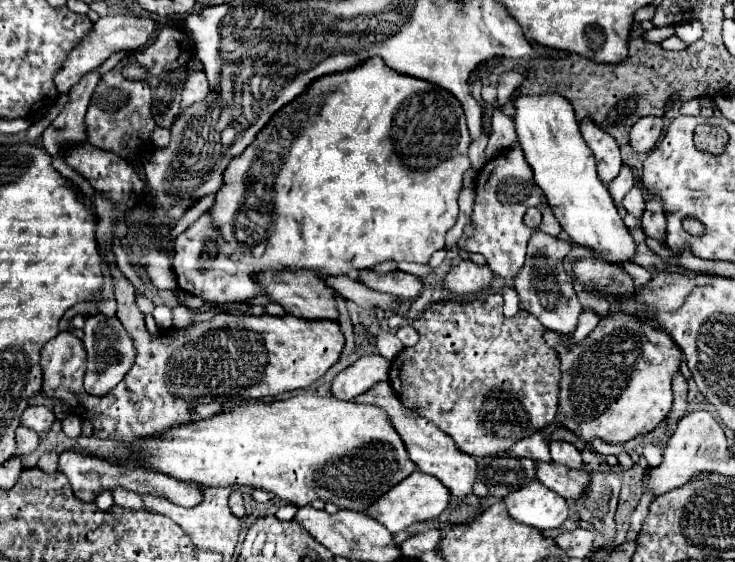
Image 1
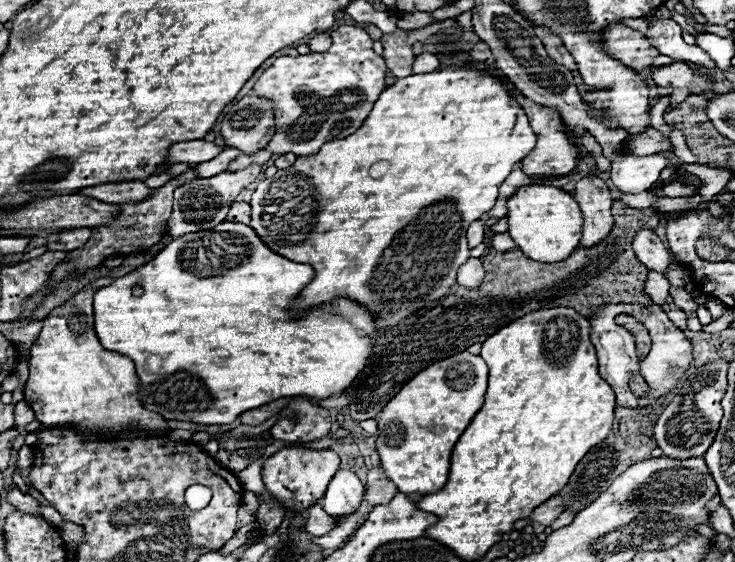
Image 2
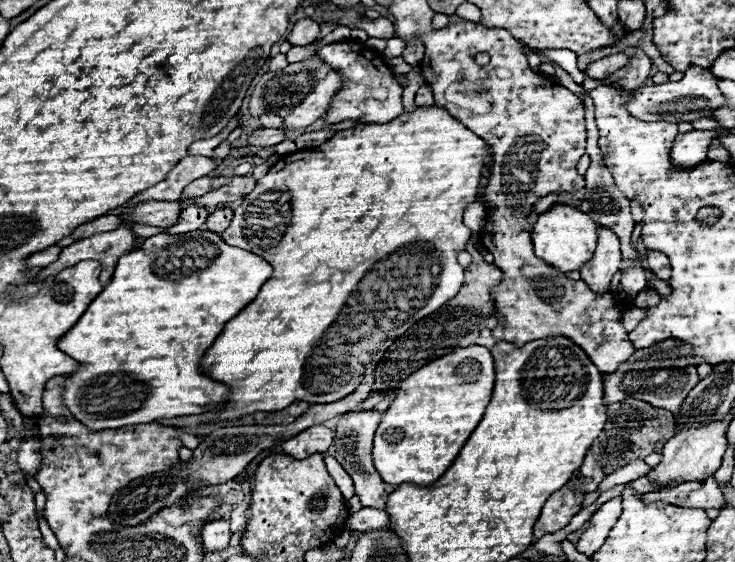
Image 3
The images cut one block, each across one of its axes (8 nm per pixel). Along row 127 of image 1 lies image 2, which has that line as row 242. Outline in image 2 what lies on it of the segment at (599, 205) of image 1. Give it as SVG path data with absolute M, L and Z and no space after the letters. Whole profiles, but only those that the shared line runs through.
M528 184L518 188L508 200L508 234L520 246L528 258L536 258L540 262L558 262L560 258L568 258L572 250L580 242L582 234L582 214L572 198L572 194L554 188L554 186L540 186Z

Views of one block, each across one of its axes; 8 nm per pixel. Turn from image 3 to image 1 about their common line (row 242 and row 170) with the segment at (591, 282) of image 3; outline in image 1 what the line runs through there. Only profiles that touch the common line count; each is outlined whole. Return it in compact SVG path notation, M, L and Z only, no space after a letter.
M588 120L580 124L580 132L588 148L594 152L596 166L598 166L598 178L604 184L610 184L618 176L620 166L622 166L620 148L616 140L612 140L612 136L608 136L606 132L600 132L600 128L596 128L594 124L588 124Z

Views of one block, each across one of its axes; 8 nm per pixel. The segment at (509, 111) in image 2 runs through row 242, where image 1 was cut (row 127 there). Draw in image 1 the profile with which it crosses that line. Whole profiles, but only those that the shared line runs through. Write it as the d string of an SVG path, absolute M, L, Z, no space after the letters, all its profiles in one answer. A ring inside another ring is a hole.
M370 58L368 62L360 64L354 70L324 76L316 80L300 98L284 106L270 122L268 126L256 136L256 142L248 146L244 154L240 154L232 164L228 166L228 172L224 174L224 188L216 194L214 206L208 208L188 230L184 230L174 240L174 270L178 276L180 290L200 296L202 300L214 302L214 304L244 304L254 300L256 296L262 296L264 290L254 280L254 266L252 266L252 250L256 250L256 274L268 272L268 270L314 270L324 276L340 276L350 274L352 270L370 270L372 266L386 262L386 260L406 260L416 264L428 264L430 256L436 250L444 248L444 234L454 226L458 218L458 194L462 190L462 174L470 168L468 160L468 146L472 138L466 128L464 112L460 108L460 102L442 88L436 88L434 84L428 84L424 80L412 80L408 76L400 76L398 72L392 72L388 66L382 64L380 58ZM234 228L256 228L256 242L252 242L252 234L236 234ZM216 250L218 258L232 260L232 266L228 268L216 268Z

